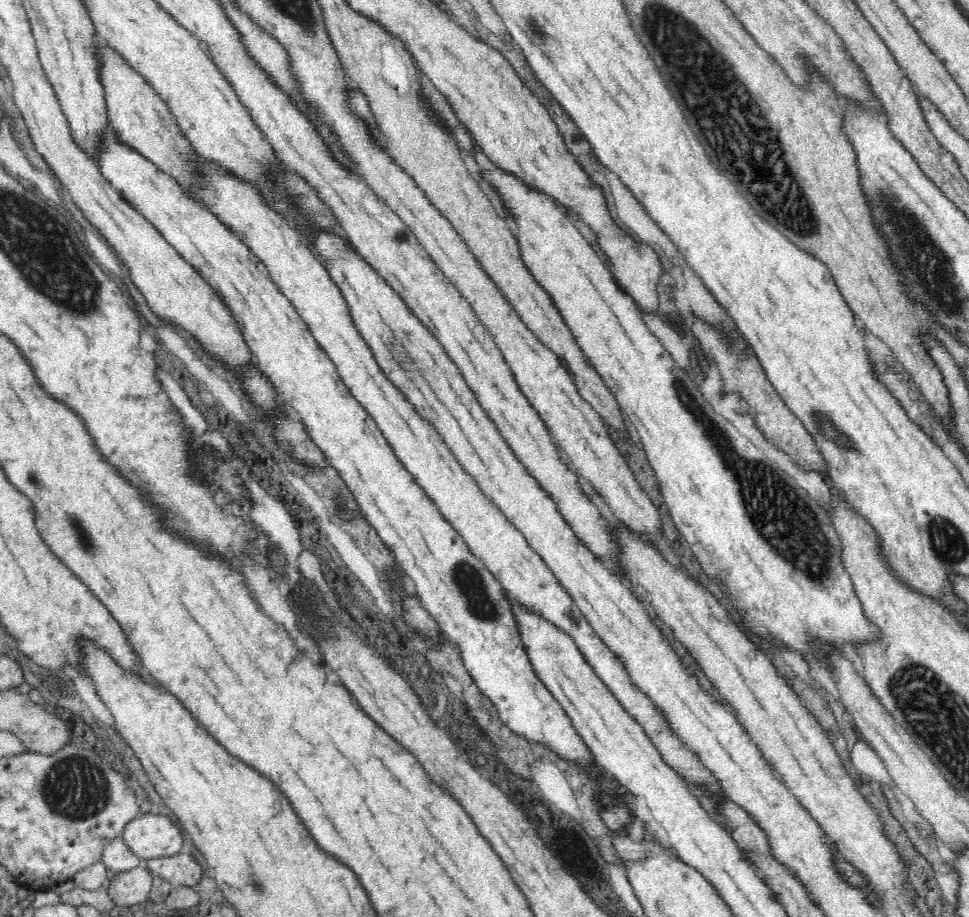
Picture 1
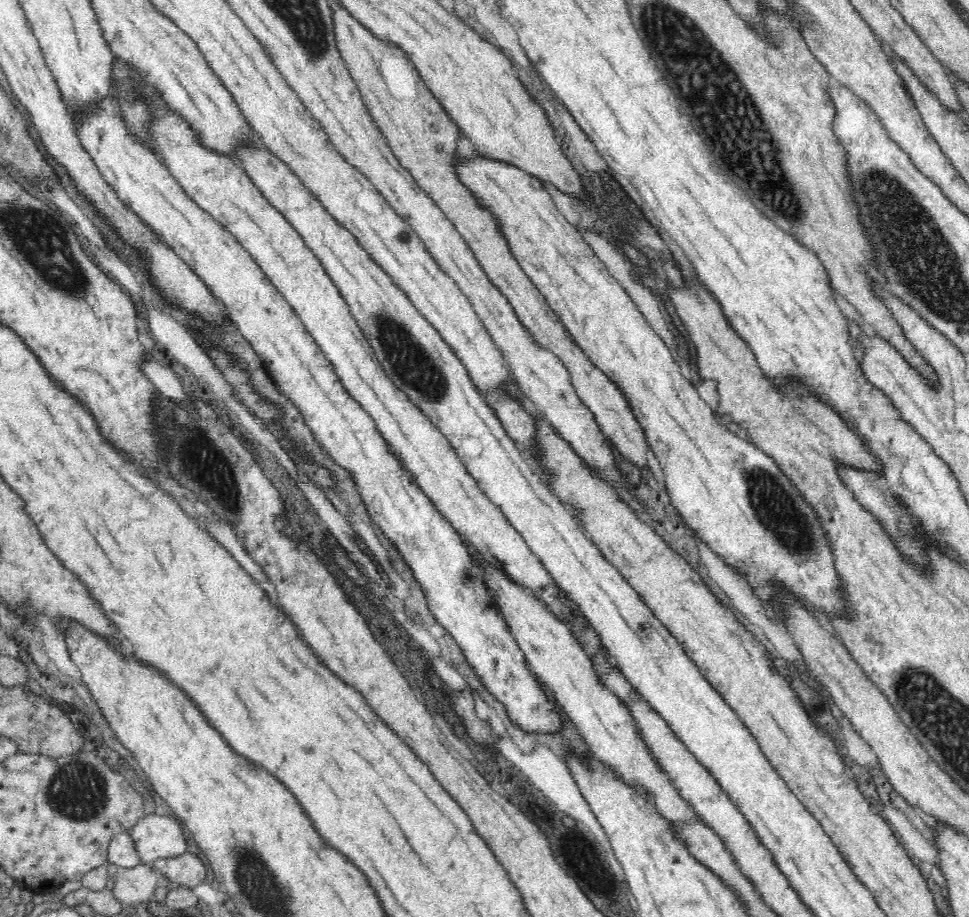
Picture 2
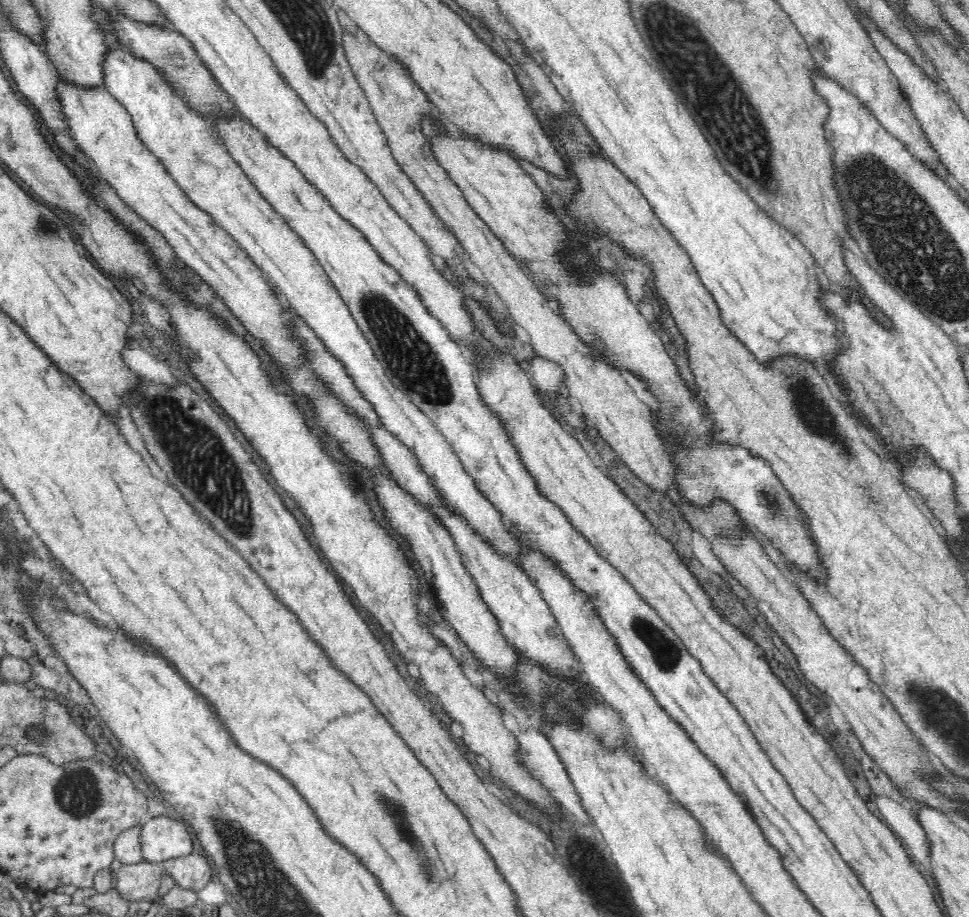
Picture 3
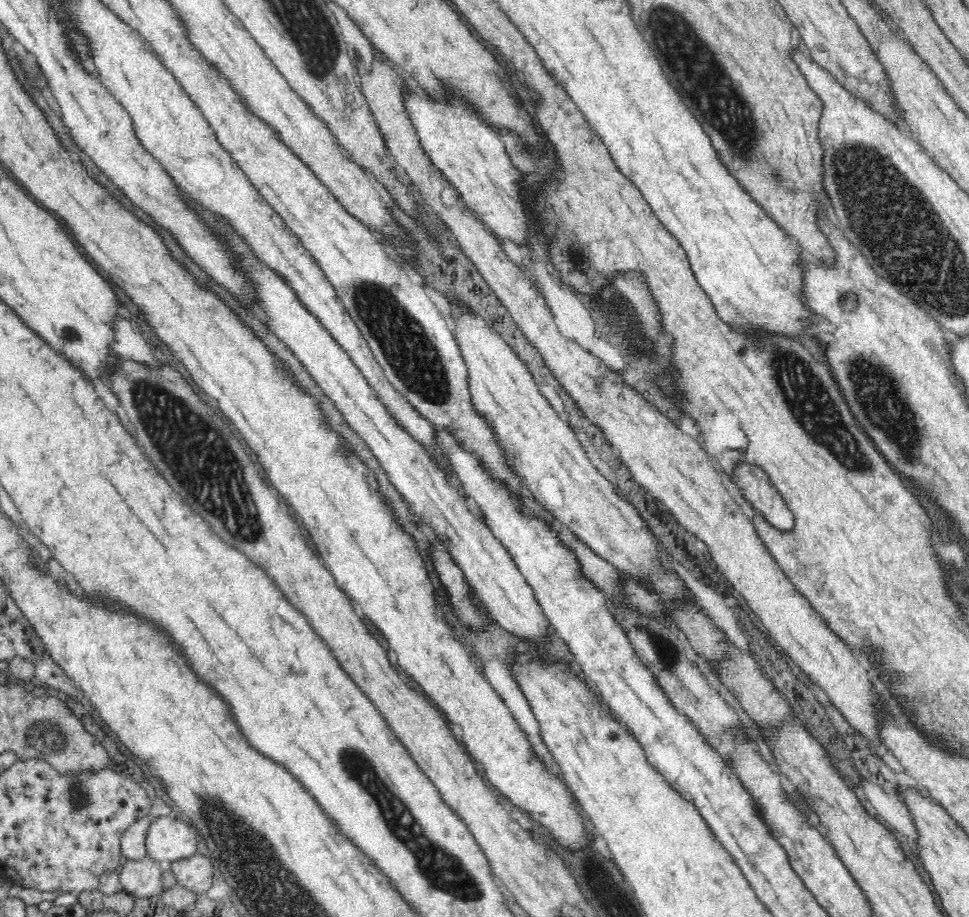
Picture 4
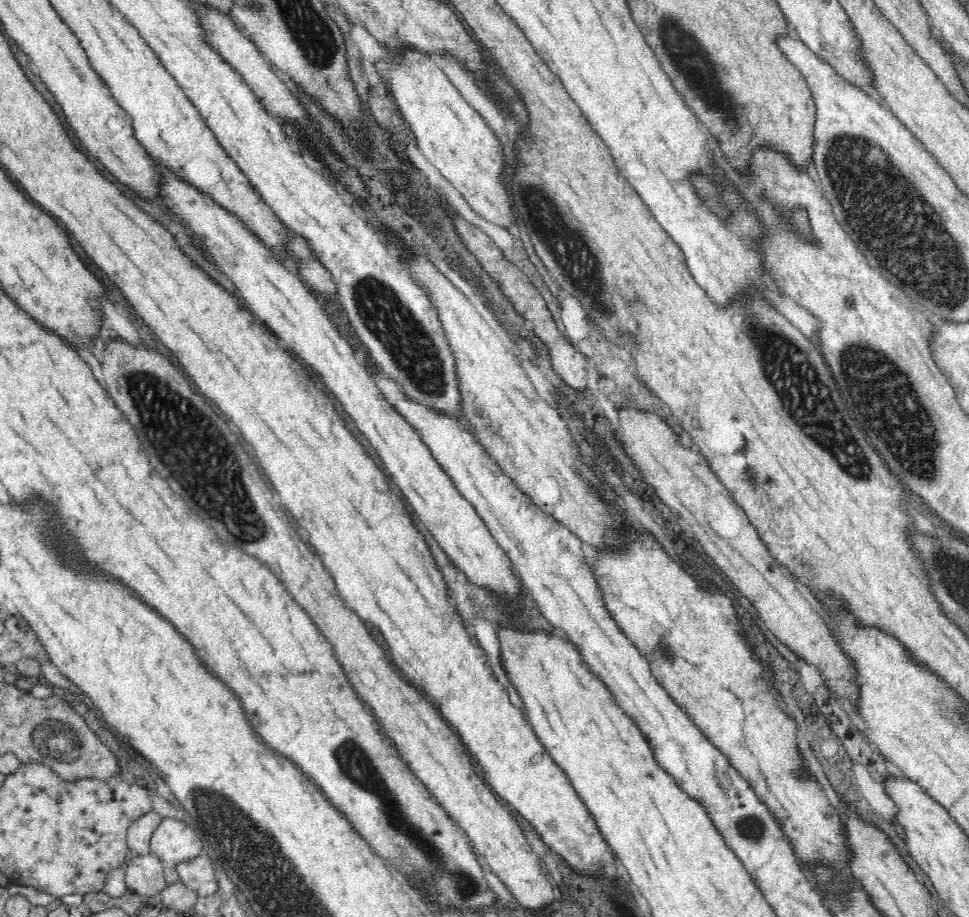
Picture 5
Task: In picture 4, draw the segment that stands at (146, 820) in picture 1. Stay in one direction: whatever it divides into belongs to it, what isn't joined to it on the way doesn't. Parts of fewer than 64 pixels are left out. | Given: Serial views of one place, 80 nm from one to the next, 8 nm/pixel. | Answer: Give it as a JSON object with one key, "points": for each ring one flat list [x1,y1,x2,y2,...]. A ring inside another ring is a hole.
{"points":[[162,816,149,827,145,847,147,856,166,866,198,853,198,832,182,816]]}

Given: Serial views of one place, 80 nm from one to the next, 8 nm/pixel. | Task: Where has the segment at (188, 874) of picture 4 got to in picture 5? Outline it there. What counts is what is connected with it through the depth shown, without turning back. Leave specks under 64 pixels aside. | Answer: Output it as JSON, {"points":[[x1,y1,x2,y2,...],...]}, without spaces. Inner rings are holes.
{"points":[[205,855,178,862,174,866,183,885,196,891,199,897,206,898,219,890,212,860]]}

